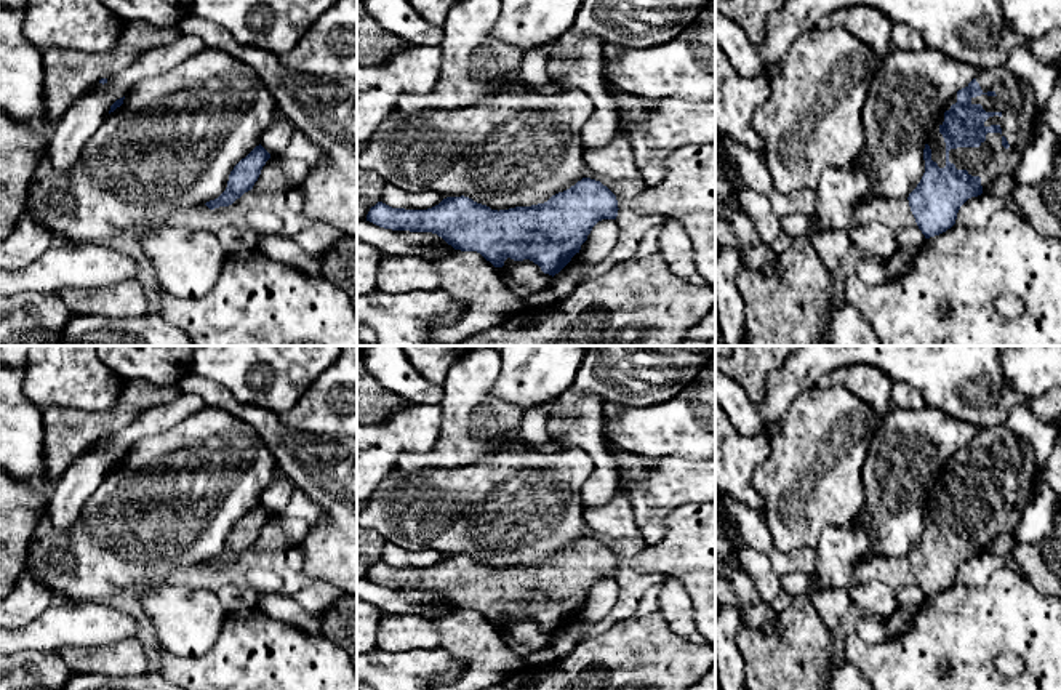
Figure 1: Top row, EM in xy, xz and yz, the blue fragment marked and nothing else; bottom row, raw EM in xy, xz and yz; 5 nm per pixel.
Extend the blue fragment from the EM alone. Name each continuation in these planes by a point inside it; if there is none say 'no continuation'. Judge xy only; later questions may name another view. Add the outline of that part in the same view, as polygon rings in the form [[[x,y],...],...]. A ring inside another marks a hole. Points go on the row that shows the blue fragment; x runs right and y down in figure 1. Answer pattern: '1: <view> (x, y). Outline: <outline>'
no continuation

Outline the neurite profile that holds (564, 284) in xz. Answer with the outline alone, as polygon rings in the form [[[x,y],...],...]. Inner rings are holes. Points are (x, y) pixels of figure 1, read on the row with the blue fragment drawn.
[[[586,242],[581,245],[581,250],[571,258],[571,261],[554,275],[552,290],[560,299],[570,296],[581,282],[579,271],[586,259],[584,247]]]

